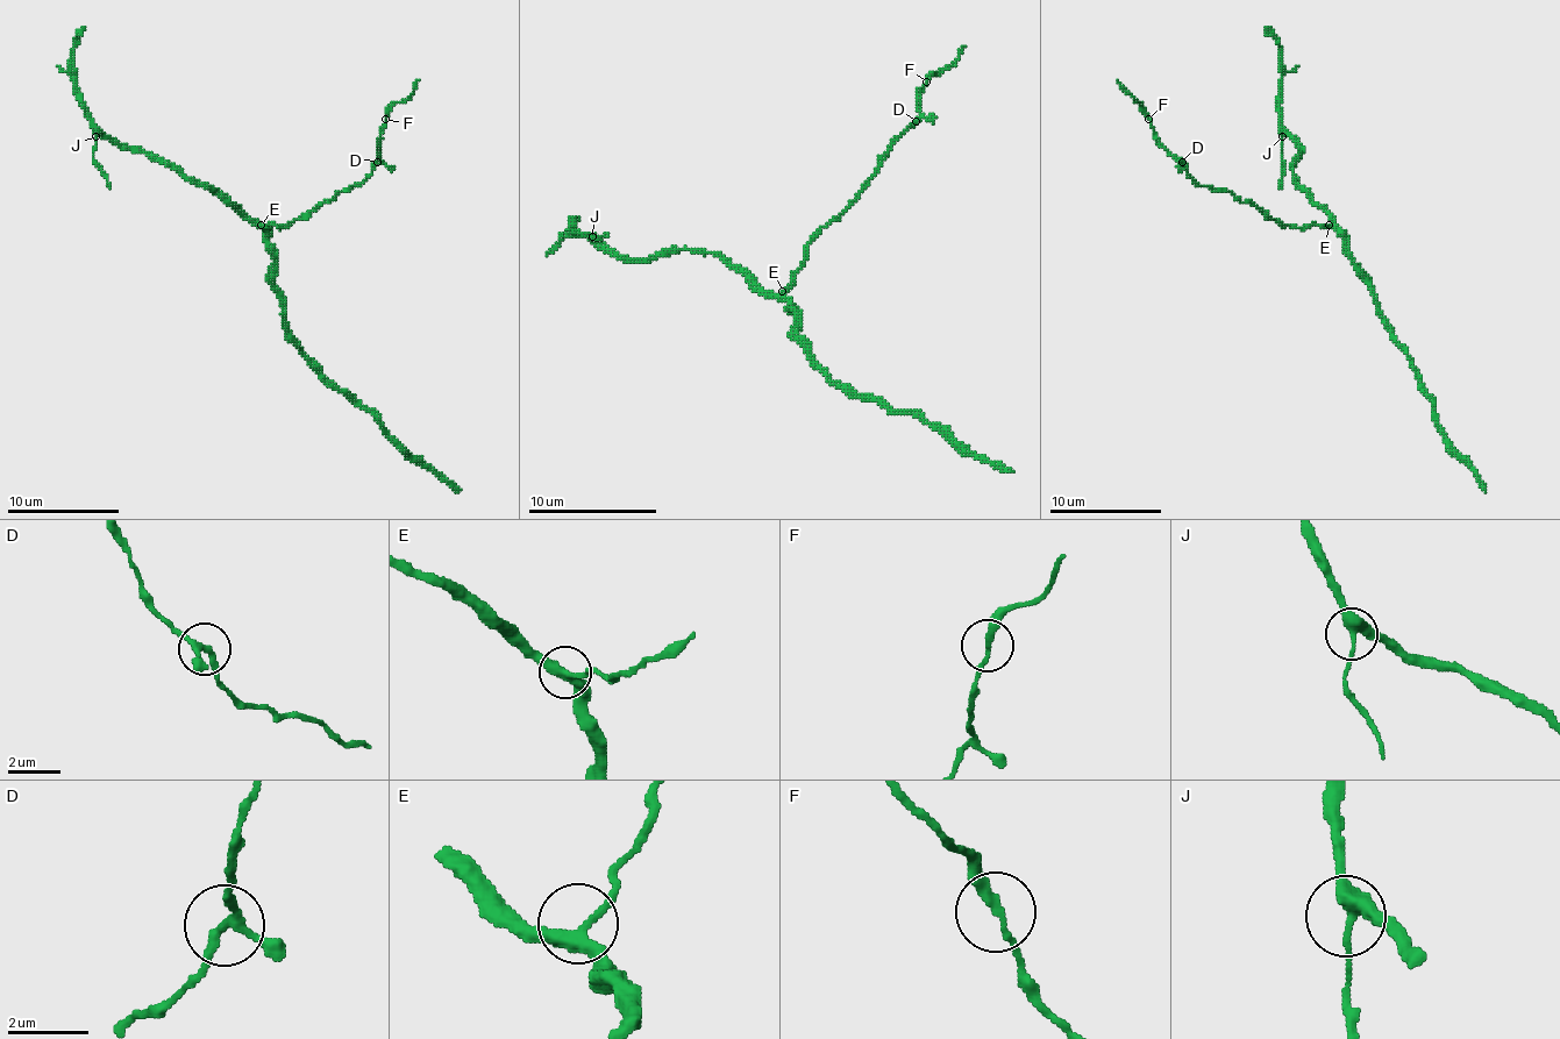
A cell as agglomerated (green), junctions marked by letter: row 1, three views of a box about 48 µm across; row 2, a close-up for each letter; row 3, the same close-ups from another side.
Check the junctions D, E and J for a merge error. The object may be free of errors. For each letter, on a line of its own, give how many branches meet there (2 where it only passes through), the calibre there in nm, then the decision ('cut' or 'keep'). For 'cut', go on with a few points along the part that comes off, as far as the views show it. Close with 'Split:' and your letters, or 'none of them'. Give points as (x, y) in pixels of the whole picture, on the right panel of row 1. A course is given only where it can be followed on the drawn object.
D: 3 branches meet; 200 nm thick; keep
E: 3 branches meet; 300 nm thick; keep
J: 3 branches meet; 360 nm thick; keep
Split: none of them

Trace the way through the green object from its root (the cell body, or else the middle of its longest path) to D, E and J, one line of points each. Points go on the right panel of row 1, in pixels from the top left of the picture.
D: (1348, 247), (1332, 228), (1279, 225), (1229, 191), (1212, 191), (1201, 186), (1182, 161)
E: (1348, 247), (1329, 225)
J: (1348, 247), (1334, 222), (1296, 183), (1293, 166), (1302, 149), (1288, 136), (1282, 136)

